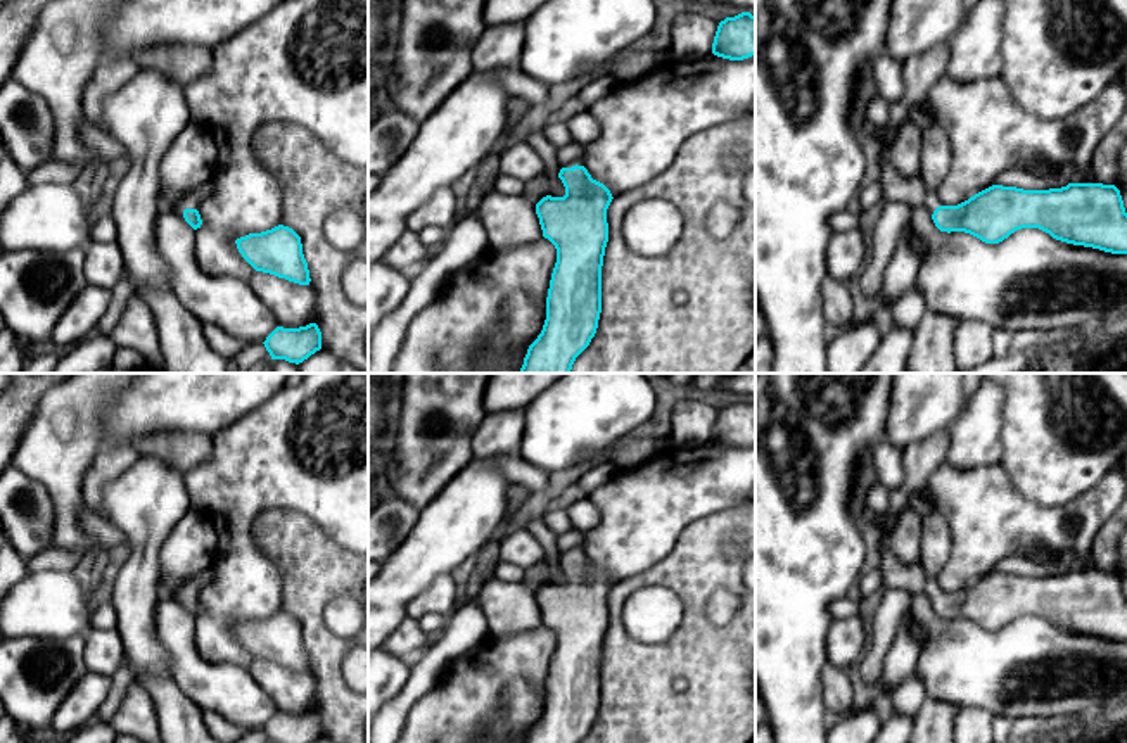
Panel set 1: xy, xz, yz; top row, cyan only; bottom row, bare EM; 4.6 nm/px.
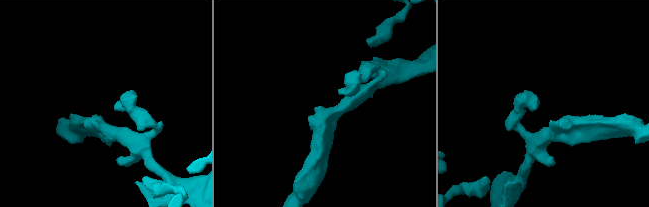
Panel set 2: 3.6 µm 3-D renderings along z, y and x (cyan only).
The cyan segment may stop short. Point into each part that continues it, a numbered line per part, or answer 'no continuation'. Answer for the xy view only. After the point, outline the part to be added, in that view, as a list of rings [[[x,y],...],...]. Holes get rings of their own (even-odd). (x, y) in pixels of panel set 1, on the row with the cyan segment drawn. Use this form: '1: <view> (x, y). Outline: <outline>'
1: xy (194, 197). Outline: [[[211,181],[201,183],[194,190],[185,194],[185,204],[188,209],[197,209],[199,204],[214,192],[214,185]]]

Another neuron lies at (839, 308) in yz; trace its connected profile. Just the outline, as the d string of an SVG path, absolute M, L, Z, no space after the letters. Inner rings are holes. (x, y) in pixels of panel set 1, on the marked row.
M826 276L823 283L826 323L845 328L854 321L854 301L845 282Z

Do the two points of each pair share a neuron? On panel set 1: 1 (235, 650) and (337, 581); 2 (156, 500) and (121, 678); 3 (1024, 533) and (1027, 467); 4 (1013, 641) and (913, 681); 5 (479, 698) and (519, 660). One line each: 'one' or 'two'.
1: two
2: two
3: two
4: two
5: one

